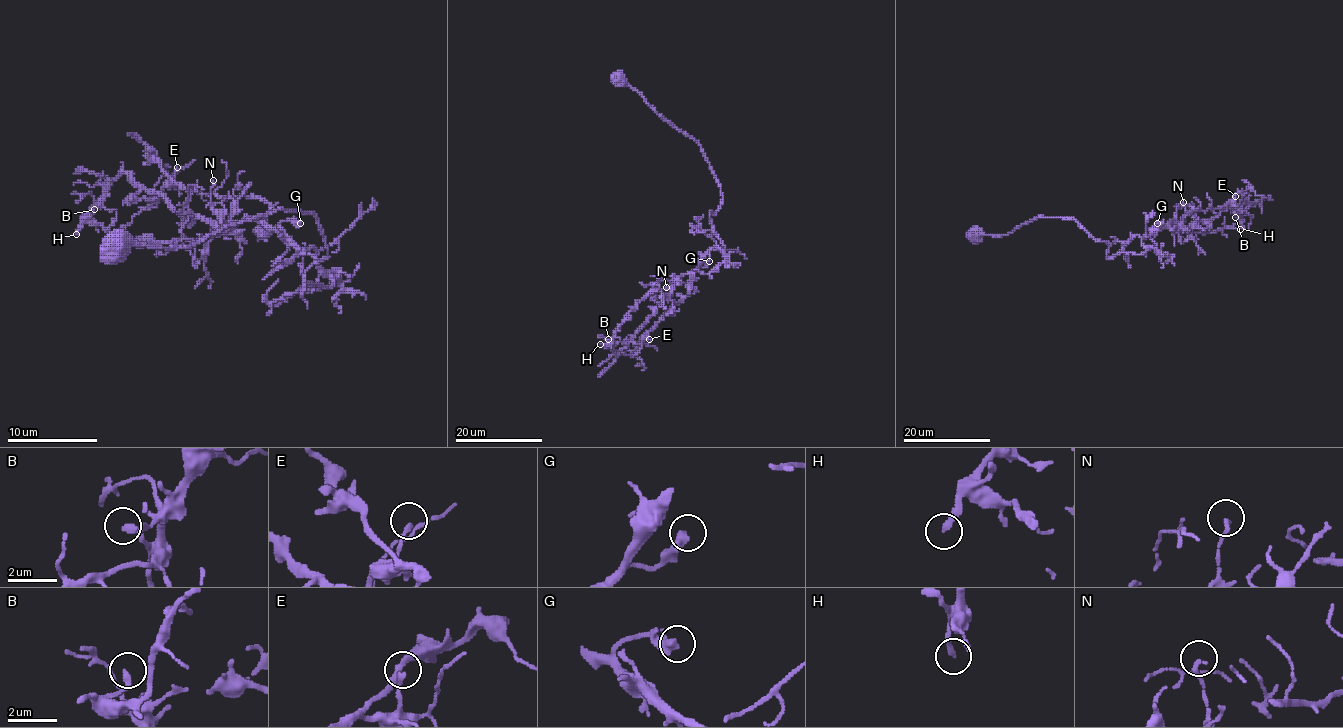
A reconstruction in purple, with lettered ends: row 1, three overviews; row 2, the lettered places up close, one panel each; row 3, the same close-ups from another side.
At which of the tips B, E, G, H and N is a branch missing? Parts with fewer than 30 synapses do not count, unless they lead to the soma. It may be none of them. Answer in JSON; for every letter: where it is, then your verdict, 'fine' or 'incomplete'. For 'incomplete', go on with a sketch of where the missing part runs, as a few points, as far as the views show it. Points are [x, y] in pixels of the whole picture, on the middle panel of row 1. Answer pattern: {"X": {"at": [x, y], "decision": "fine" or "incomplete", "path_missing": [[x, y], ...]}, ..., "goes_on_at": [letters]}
{"B": {"at": [608, 339], "decision": "fine"}, "E": {"at": [649, 339], "decision": "fine"}, "G": {"at": [709, 261], "decision": "fine"}, "H": {"at": [600, 344], "decision": "fine"}, "N": {"at": [666, 287], "decision": "fine"}, "goes_on_at": []}

